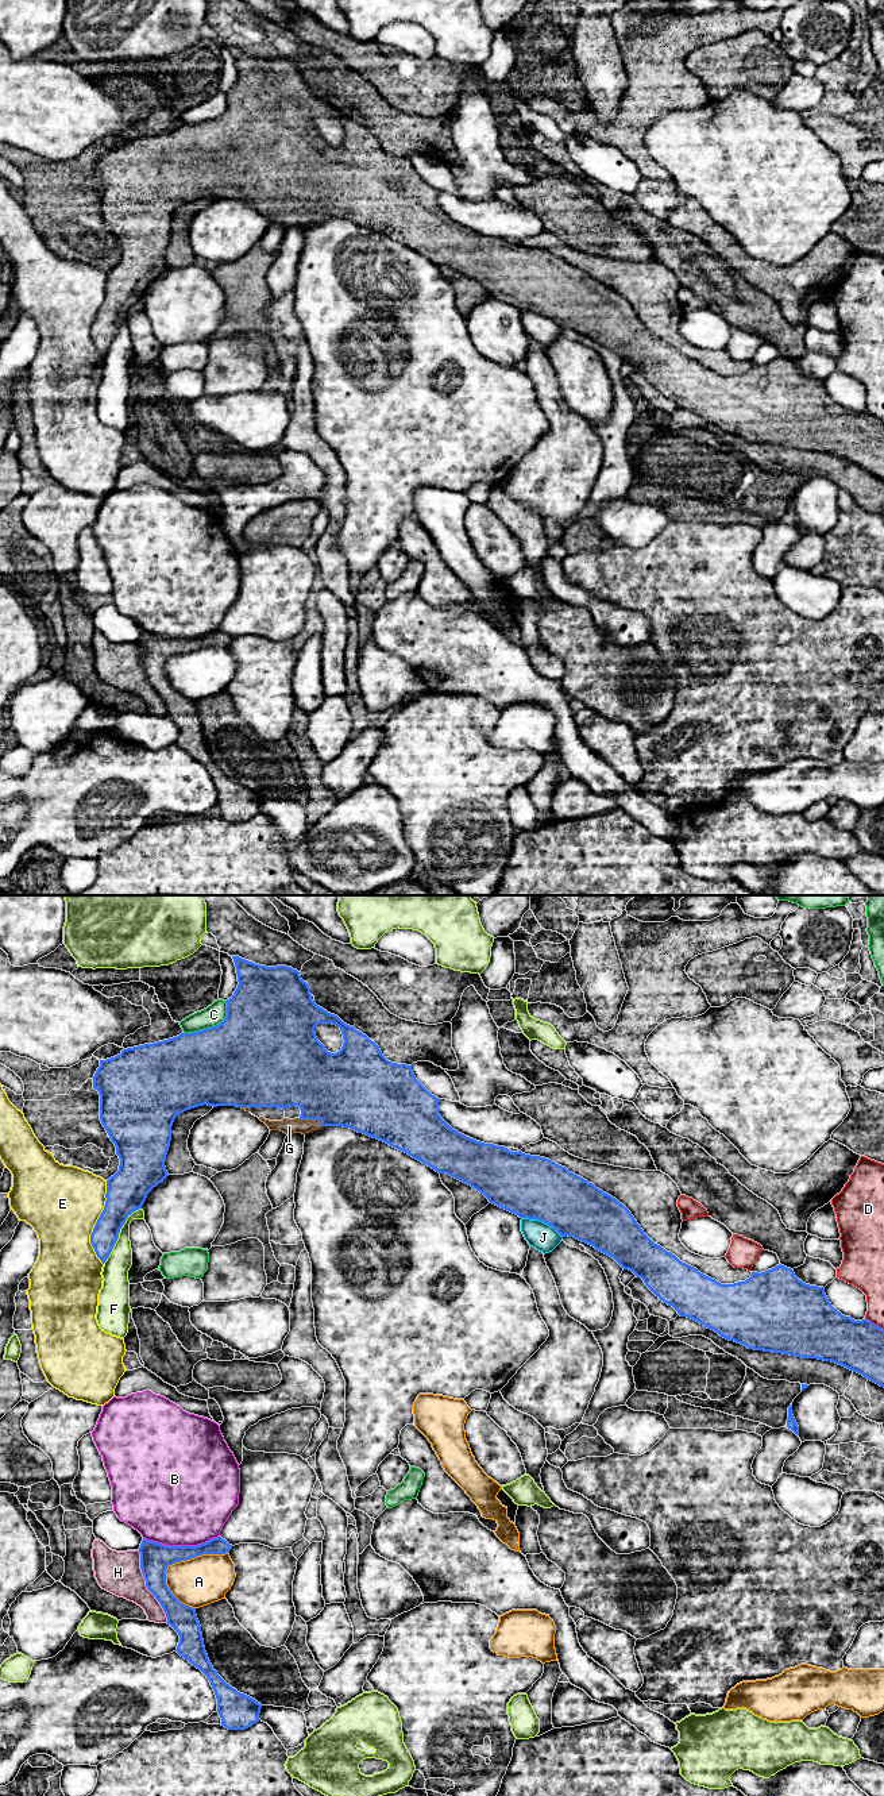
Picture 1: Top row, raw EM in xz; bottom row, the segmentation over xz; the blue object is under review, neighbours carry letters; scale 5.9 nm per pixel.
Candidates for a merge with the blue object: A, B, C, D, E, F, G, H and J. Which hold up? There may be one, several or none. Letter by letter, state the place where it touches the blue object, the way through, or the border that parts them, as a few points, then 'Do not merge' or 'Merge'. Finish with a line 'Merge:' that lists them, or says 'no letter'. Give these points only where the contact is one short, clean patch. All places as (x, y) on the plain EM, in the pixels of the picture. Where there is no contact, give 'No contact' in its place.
A: Touches blue at xz (186, 651). Do not merge
B: Touches blue at xz (181, 639). Do not merge
C: Touches blue at xz (212, 119). Do not merge
D: Touches blue at xz (873, 416). Do not merge
E: Touches blue at xz (96, 315). Do not merge
F: Touches blue at xz (118, 327). Do not merge
G: Touches blue at xz (312, 212). Merge
H: Touches blue at xz (146, 678). Do not merge
J: Touches blue at xz (543, 313). Do not merge
Merge: G

